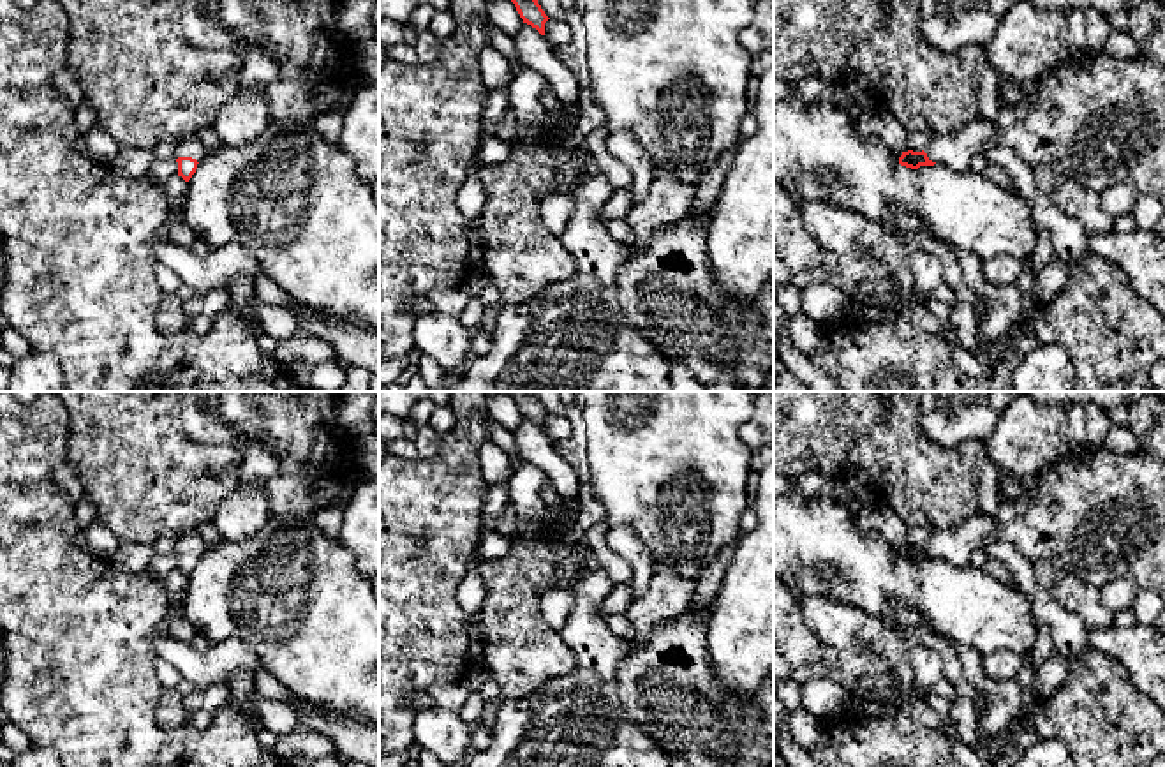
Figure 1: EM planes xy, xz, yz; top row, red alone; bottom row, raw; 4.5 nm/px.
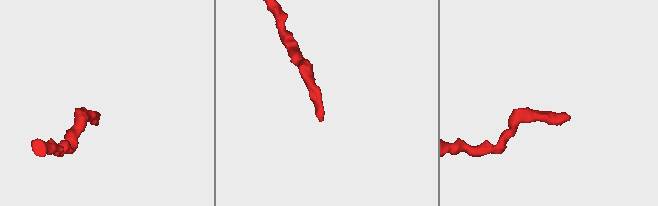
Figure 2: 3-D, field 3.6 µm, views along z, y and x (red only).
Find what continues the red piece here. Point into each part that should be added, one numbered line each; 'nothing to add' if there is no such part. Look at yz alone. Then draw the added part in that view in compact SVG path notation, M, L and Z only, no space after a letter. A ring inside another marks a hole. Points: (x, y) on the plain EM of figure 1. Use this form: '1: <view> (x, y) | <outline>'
1: yz (1102, 517) | M1098 448L1077 462L1045 469L1024 497L1001 501L994 515L978 511L955 531L936 531L924 547L936 559L968 566L989 540L1010 543L1028 561L1056 562L1098 589L1132 580L1165 603L1165 462Z

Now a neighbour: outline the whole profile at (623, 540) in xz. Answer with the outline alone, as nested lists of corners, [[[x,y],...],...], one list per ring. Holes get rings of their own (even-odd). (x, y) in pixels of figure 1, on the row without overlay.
[[[610,527],[608,547],[631,566],[631,587],[634,599],[642,598],[650,584],[656,564],[649,548],[631,527]]]

